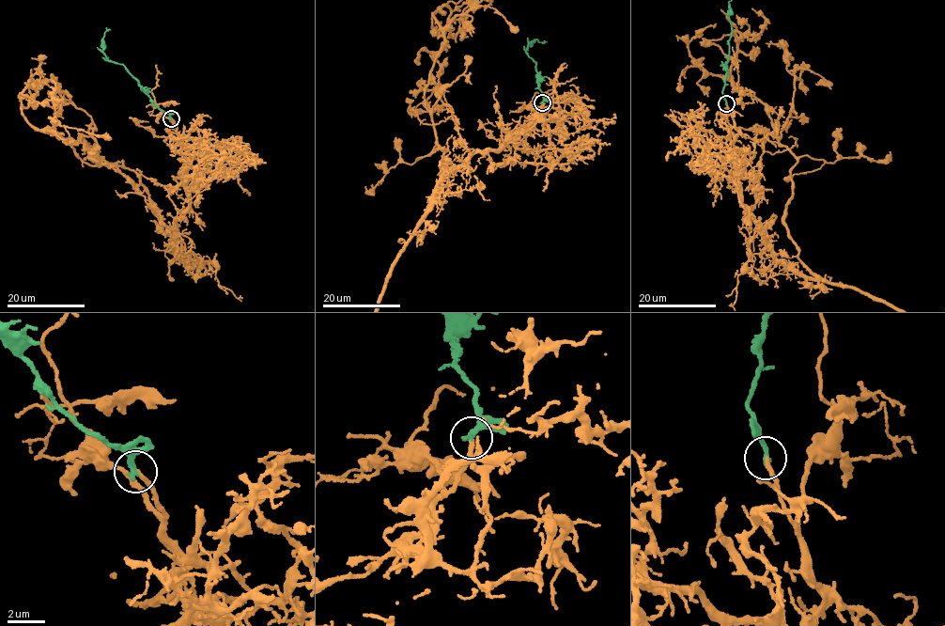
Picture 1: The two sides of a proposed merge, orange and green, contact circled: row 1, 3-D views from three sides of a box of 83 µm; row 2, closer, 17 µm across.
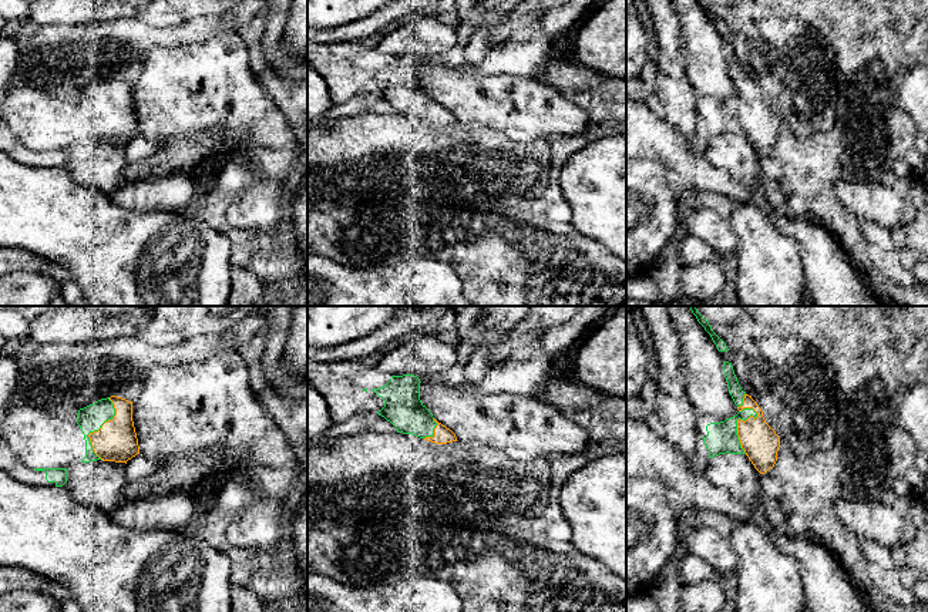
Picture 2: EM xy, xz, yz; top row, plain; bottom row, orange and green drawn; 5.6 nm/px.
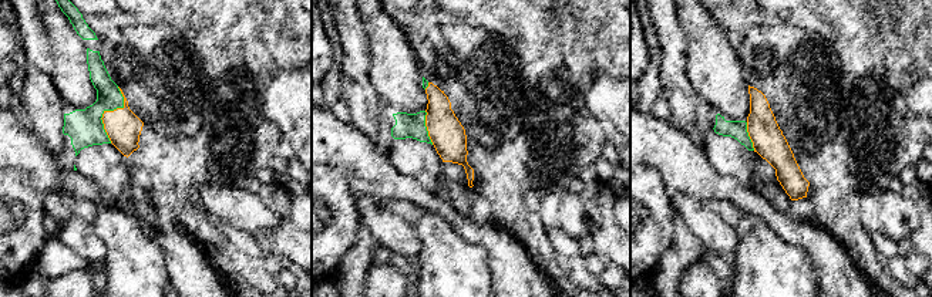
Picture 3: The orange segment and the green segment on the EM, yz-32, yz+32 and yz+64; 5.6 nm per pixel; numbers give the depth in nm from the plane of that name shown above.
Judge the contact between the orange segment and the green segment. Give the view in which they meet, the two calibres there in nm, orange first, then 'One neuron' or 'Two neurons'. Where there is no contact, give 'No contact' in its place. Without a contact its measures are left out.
Touches orange in yz. Thickness 200 nm (orange) against 180 nm. One neuron

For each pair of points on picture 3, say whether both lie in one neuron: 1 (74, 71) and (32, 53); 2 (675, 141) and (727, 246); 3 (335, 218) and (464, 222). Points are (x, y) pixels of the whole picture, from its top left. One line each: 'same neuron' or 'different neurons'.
1: different neurons
2: different neurons
3: different neurons

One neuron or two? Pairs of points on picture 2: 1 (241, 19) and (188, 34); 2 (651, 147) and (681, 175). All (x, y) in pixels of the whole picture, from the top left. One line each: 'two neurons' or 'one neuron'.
1: one neuron
2: one neuron

